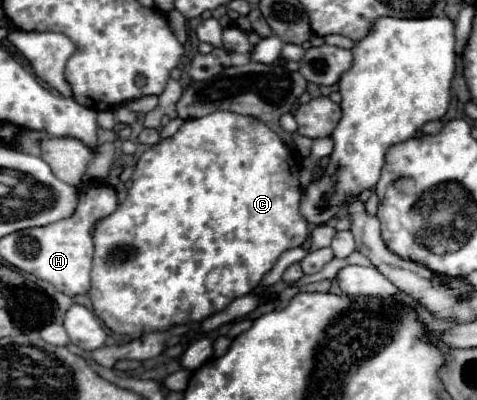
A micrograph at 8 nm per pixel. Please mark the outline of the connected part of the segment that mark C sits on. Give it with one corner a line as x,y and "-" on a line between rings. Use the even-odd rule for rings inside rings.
213,112
211,116
185,120
183,126
171,136
161,140
159,144
151,146
137,162
137,168
133,172
133,184
129,188
129,194
125,202
119,204
119,208
101,220
95,228
93,240
95,240
95,256
93,256
93,270
91,270
91,290
89,298
93,302
93,312
105,322
107,328
111,328
117,334
127,334
131,338
139,338
145,332
167,332
175,324
191,324
191,322
203,322
205,318
225,310
233,298
247,296
257,288
267,272
277,264
283,252
301,246
309,236
309,224
299,212
299,164
293,156
293,152
287,148
287,144
281,142
281,138
267,128
263,122
251,118
251,116
235,116
233,112

